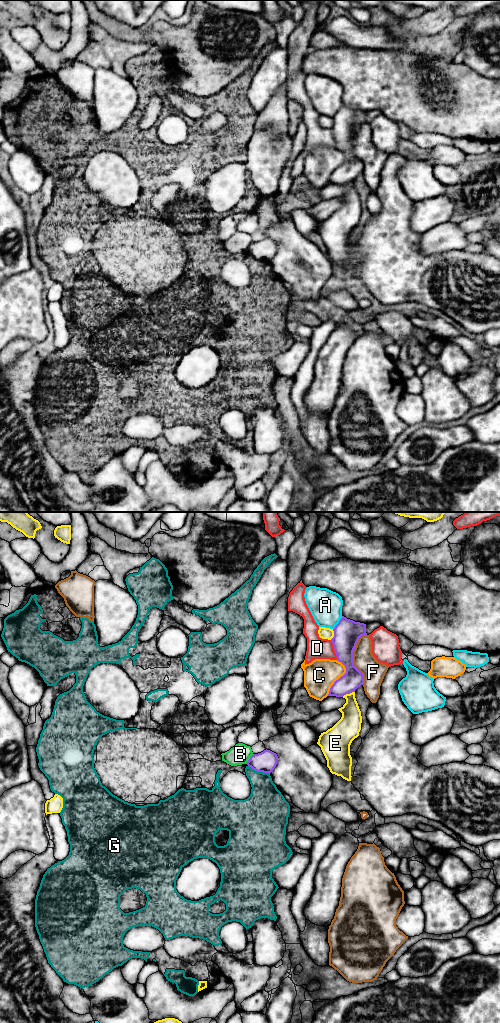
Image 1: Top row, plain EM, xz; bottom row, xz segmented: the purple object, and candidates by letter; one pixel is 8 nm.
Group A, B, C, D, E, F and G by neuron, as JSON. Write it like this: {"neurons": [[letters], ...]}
{"neurons": [["A"], ["B"], ["C"], ["D"], ["E"], ["F"], ["G"]]}

